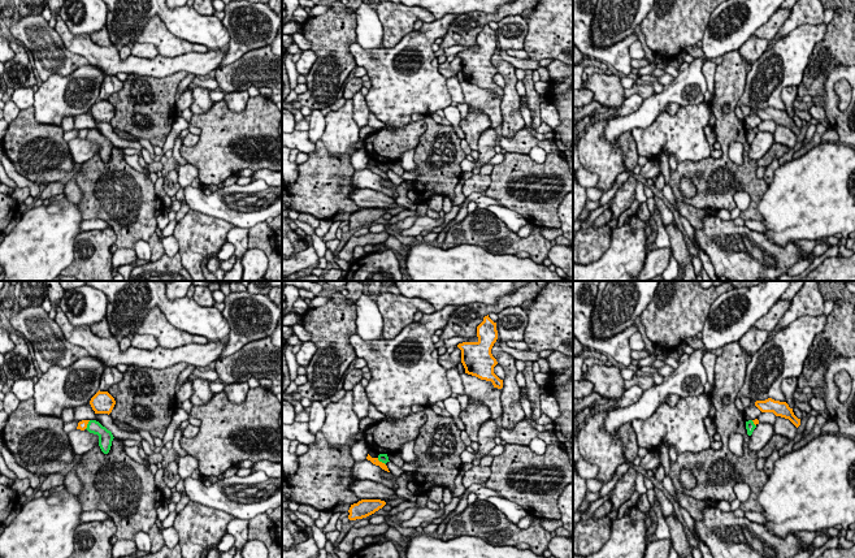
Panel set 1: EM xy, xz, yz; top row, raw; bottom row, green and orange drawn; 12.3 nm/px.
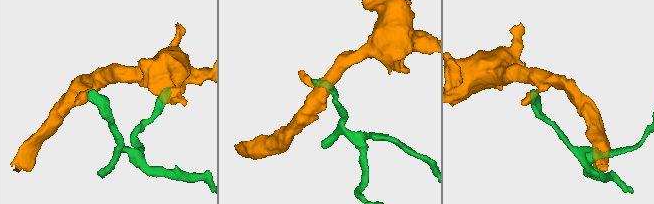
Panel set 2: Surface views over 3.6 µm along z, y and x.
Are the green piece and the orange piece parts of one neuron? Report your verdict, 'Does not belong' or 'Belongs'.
Does not belong

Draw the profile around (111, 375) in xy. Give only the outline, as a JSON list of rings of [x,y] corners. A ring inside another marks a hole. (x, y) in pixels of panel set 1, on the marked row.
[[[107,367],[101,375],[99,390],[108,392],[110,386],[120,382],[123,379],[123,373],[116,367]]]

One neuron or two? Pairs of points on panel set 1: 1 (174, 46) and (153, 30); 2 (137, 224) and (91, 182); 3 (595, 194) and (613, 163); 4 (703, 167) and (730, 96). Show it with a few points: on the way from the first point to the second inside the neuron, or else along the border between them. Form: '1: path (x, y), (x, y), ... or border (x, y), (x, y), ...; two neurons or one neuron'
1: path (169, 46), (159, 35); one neuron
2: path (125, 212), (103, 190); one neuron
3: border (595, 187), (603, 193); two neurons
4: path (724, 158), (724, 141), (730, 117); one neuron

